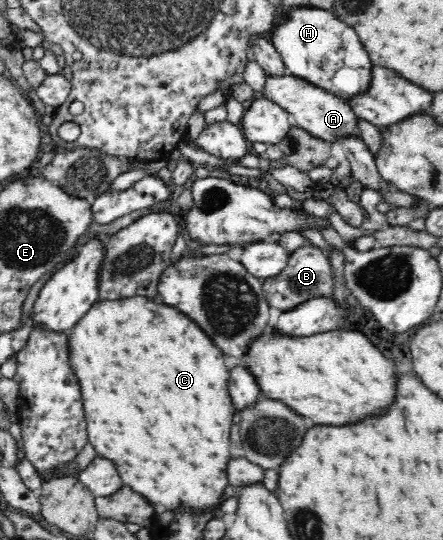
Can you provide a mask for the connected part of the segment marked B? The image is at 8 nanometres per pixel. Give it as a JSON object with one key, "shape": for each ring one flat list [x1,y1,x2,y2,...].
{"shape":[[314,245,302,246,294,254,289,256,286,268,276,276,263,279,266,299,272,308,278,308,282,312,296,309,298,305,316,300,316,298,327,301,332,300,334,295,334,274,330,258,325,250]]}

